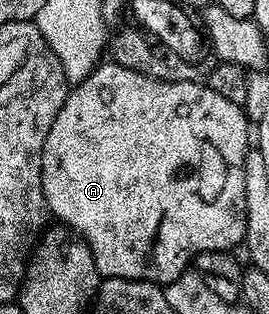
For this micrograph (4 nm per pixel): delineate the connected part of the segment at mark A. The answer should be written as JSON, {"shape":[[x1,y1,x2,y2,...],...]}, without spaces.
{"shape":[[100,63,96,65,95,70,84,81,78,82,68,92,61,111,57,111,57,119,53,119,53,127,49,127,49,135,45,135,45,147,41,155,41,183,45,191,50,216,56,222,62,223,66,228,78,234,81,240,89,246,100,278,120,277,121,279,133,279,134,281,152,281,154,285,166,287,171,281,176,281,182,273,188,272,189,266,194,262,197,254,205,251,231,251,234,250,234,245,242,246,244,244,247,236,247,208,245,207,245,159,249,148,247,127,249,127,249,120,244,110,238,105,229,103,229,99,217,95,217,91,210,89,206,83,200,83,199,81,158,81,155,77,141,75,129,67,121,67,114,63]]}

